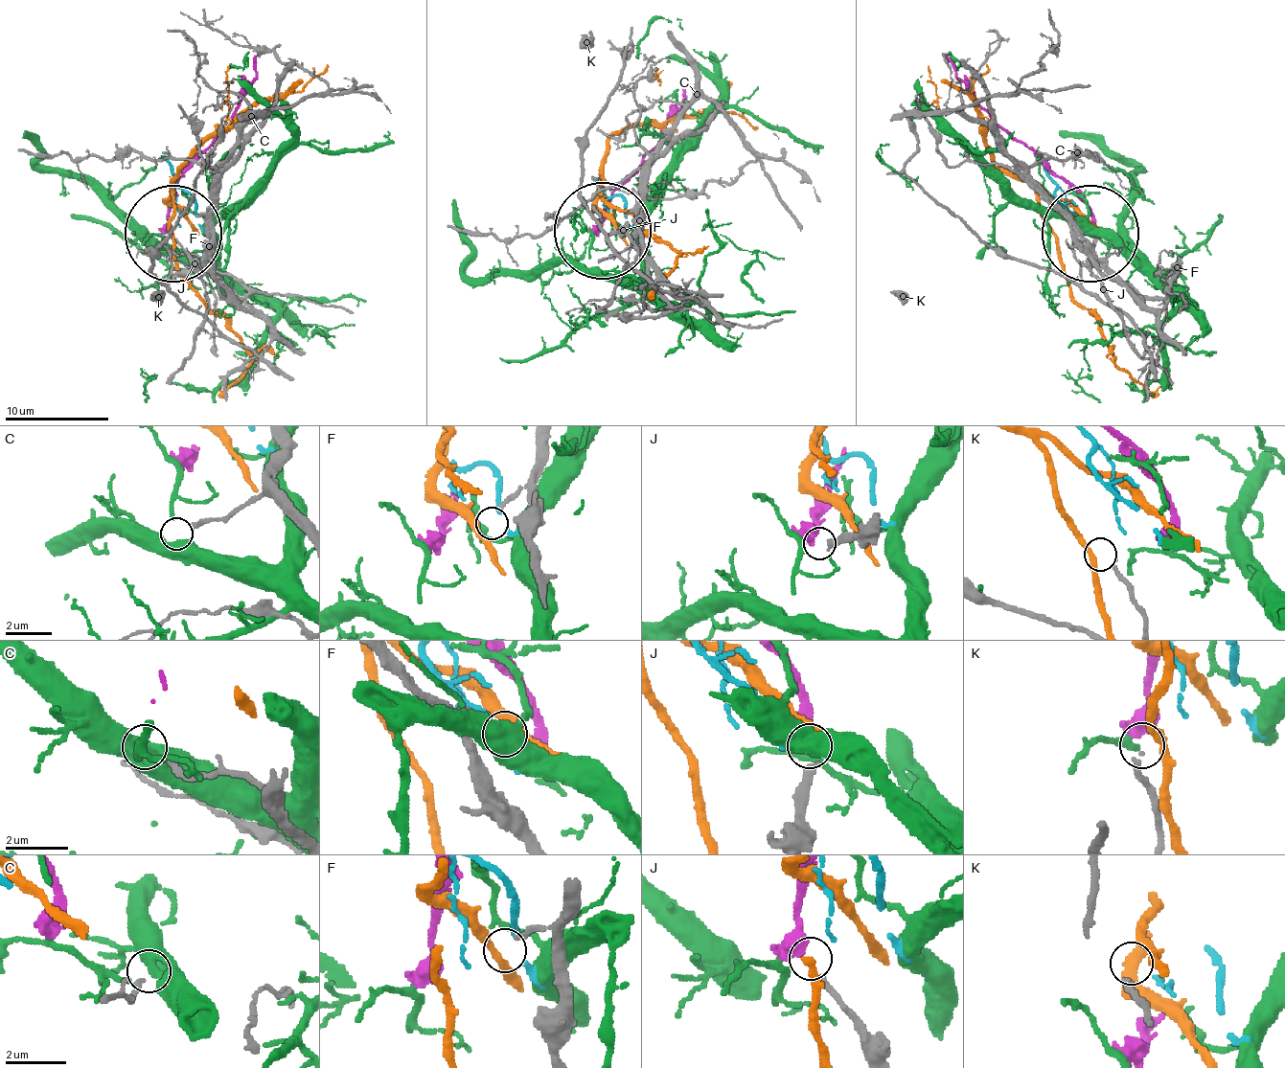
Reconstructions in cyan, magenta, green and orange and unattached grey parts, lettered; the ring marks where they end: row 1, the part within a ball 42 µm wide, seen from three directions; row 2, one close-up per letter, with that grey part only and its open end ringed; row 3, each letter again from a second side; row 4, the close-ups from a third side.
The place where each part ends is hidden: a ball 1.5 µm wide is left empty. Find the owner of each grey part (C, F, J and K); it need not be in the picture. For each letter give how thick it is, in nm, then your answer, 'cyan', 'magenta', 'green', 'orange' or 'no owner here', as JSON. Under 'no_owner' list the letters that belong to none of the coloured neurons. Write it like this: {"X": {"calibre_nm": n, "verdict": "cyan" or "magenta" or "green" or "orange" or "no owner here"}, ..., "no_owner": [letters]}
{"C": {"calibre_nm": 170, "verdict": "no owner here"}, "F": {"calibre_nm": 150, "verdict": "no owner here"}, "J": {"calibre_nm": 240, "verdict": "magenta"}, "K": {"calibre_nm": 170, "verdict": "no owner here"}, "no_owner": ["C", "F", "K"]}

